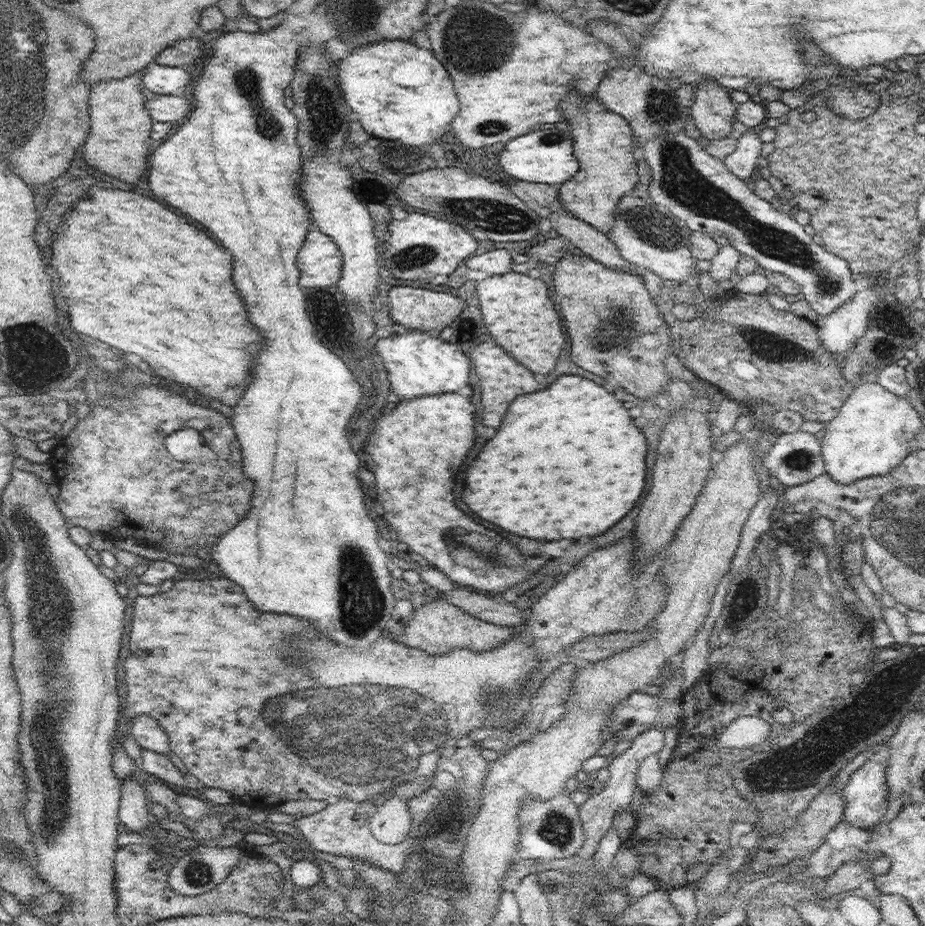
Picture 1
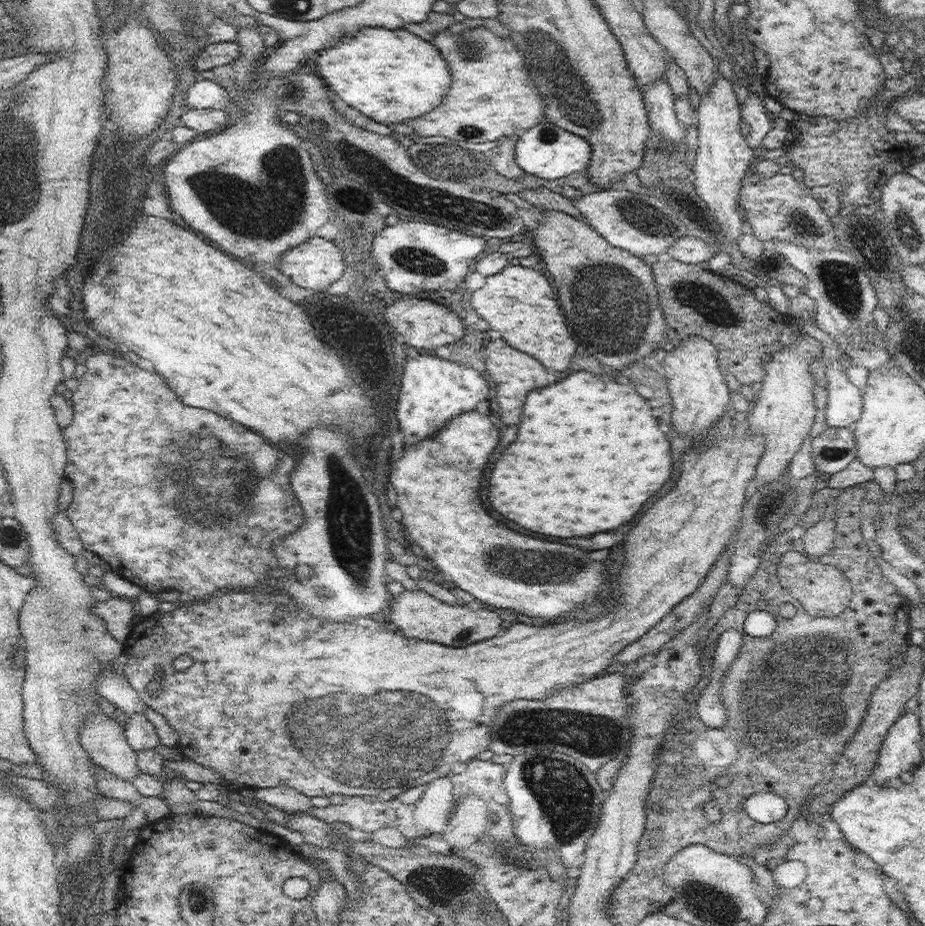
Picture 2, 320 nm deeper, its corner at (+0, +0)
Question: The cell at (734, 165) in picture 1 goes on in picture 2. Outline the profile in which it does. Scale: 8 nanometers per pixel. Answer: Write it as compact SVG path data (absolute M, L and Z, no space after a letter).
M750 93L748 99L741 104L741 118L749 124L750 129L746 136L747 143L753 150L762 146L762 140L774 126L764 104L764 99L758 93Z

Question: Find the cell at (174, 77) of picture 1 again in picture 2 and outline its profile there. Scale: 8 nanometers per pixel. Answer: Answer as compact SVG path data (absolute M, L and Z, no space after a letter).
M200 78L186 93L186 105L191 108L221 108L229 106L229 89L216 81Z

